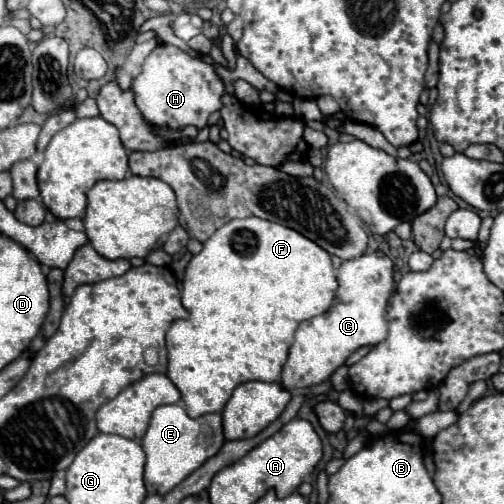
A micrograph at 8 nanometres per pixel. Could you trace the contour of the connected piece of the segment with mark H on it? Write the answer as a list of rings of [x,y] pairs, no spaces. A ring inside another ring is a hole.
[[[160,45],[146,57],[142,73],[132,81],[132,89],[136,93],[138,109],[154,125],[168,125],[170,129],[196,125],[202,129],[208,125],[210,113],[218,111],[222,105],[220,97],[224,93],[224,83],[214,67],[202,59],[190,57],[178,47]]]

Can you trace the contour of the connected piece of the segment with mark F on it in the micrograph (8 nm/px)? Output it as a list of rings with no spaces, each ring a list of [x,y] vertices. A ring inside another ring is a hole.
[[[244,217],[244,219],[232,219],[228,223],[224,223],[206,243],[204,249],[194,255],[186,267],[186,275],[184,275],[184,287],[182,287],[182,305],[186,307],[186,311],[190,313],[188,319],[180,319],[174,321],[170,325],[170,329],[166,331],[166,347],[168,347],[168,377],[170,381],[178,387],[178,391],[182,393],[182,401],[186,405],[186,411],[190,417],[200,417],[204,413],[216,413],[222,411],[224,405],[228,403],[234,387],[238,387],[240,383],[246,381],[278,381],[282,367],[286,363],[288,357],[288,349],[292,345],[294,339],[294,331],[298,329],[298,325],[306,319],[312,319],[316,315],[322,315],[328,311],[328,307],[332,305],[334,293],[338,289],[338,281],[334,275],[334,267],[330,261],[330,255],[318,247],[314,241],[306,239],[304,235],[300,235],[294,229],[288,229],[284,225],[260,219],[260,217]]]

